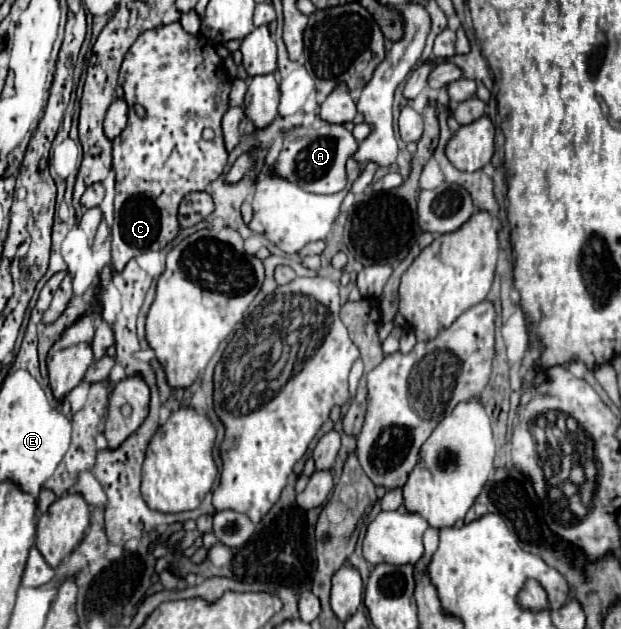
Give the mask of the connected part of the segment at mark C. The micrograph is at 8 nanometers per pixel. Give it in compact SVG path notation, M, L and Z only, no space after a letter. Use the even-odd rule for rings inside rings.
M176 20L176 22L172 22L172 24L154 28L154 30L150 30L150 32L144 32L142 36L138 36L138 40L130 46L130 52L126 54L126 58L124 58L124 62L122 62L122 68L120 68L120 84L122 84L122 88L124 88L124 100L128 102L128 108L130 108L130 110L128 110L128 126L122 130L120 136L116 136L116 138L112 140L112 144L114 144L112 168L114 168L114 172L116 172L116 200L114 200L114 224L112 224L112 240L110 240L110 242L112 242L112 246L110 246L110 254L112 254L110 268L116 270L116 272L120 272L120 270L128 264L128 260L132 260L132 258L136 258L136 256L140 256L140 254L144 254L144 252L148 252L148 250L162 250L170 240L174 240L176 234L178 234L178 218L176 218L176 214L178 214L178 204L180 204L180 200L182 200L186 194L190 194L190 192L202 192L202 190L206 190L206 186L208 186L210 182L214 182L214 180L222 174L224 164L226 164L226 158L228 158L228 152L226 152L226 148L224 148L222 122L220 122L220 120L222 120L224 112L226 112L228 106L230 106L230 84L232 84L232 80L230 80L230 76L226 74L224 62L222 62L220 54L216 52L214 44L212 44L212 42L206 42L206 38L202 38L200 34L194 36L194 34L184 32L184 28L180 26L180 20ZM136 104L140 104L140 106L146 110L146 116L144 116L144 118L140 118L140 116L136 114L136 110L134 110ZM206 128L212 128L212 130L214 130L214 138L212 138L212 140L204 140L204 138L202 138L202 132L204 132Z

